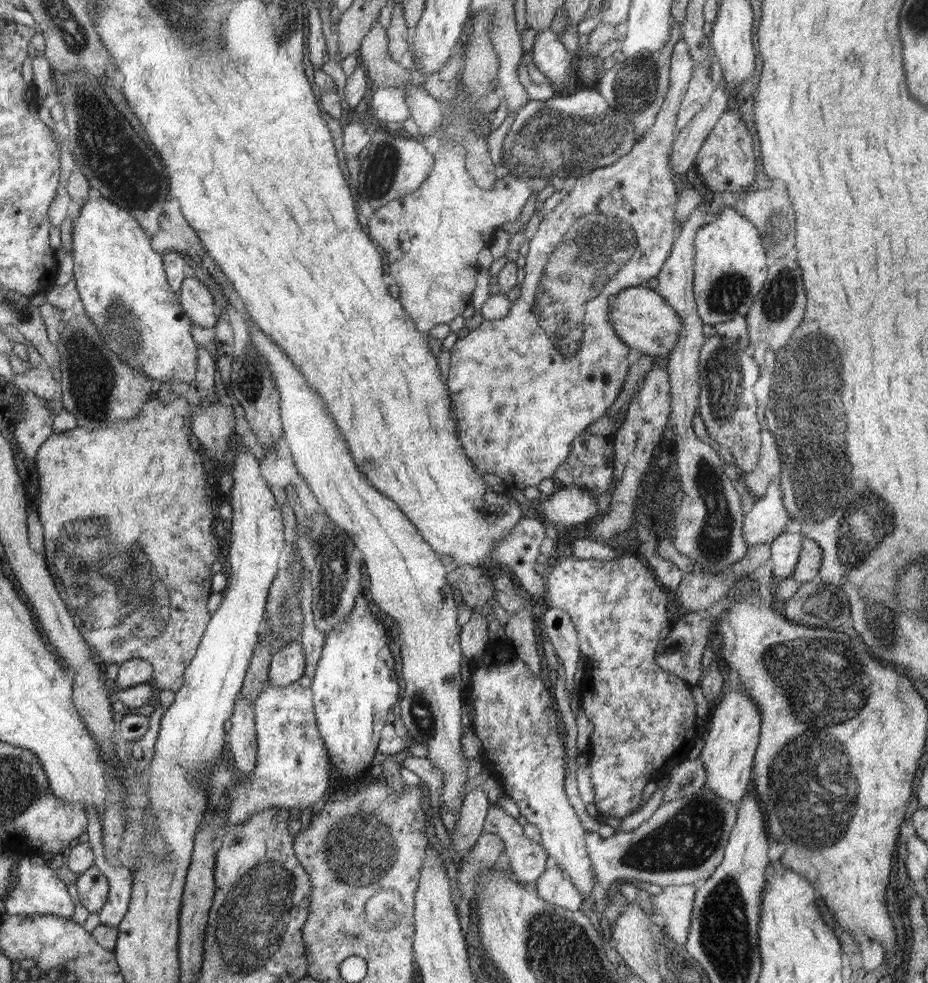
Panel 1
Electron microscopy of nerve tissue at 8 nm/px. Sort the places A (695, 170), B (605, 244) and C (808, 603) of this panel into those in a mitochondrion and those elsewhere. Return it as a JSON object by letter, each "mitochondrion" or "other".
{"A":"other","B":"mitochondrion","C":"mitochondrion"}

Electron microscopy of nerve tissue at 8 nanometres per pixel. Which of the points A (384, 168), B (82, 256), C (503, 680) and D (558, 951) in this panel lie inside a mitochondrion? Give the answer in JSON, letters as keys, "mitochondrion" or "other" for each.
{"A":"mitochondrion","B":"other","C":"other","D":"mitochondrion"}

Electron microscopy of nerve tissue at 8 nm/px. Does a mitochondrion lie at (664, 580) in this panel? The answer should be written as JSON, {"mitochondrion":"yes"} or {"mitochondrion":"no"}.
{"mitochondrion":"no"}

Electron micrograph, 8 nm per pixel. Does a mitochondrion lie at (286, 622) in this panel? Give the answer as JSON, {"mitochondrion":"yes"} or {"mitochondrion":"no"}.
{"mitochondrion":"yes"}

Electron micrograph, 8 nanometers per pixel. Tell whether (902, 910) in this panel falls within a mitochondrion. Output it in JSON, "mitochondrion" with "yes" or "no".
{"mitochondrion":"no"}

